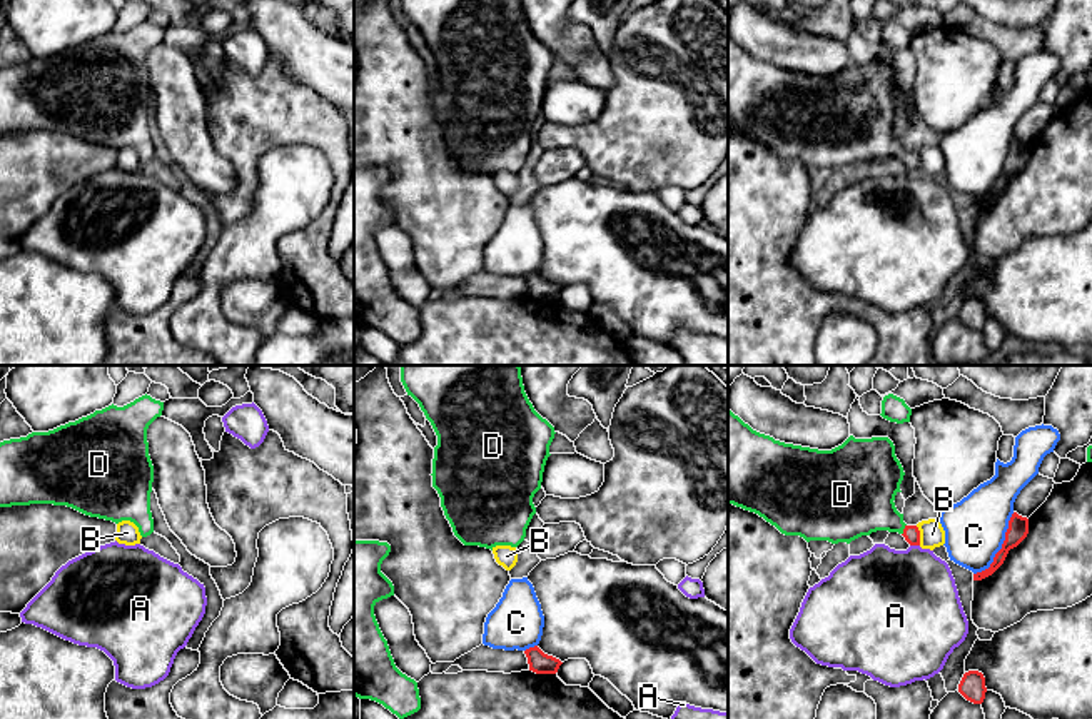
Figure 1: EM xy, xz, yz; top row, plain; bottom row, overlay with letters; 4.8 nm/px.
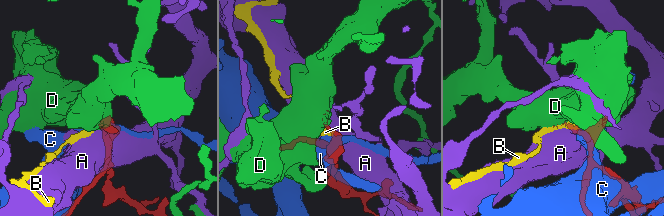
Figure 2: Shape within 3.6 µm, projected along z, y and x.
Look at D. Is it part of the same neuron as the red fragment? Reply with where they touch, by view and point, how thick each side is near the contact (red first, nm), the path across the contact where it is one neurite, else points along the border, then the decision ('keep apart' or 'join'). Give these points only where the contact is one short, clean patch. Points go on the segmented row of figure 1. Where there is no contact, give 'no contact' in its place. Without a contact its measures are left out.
meets red in yz at (904, 529); 80 nm thick on the red side, 320 nm on the other; runs through yz (910, 532), (904, 529), (860, 501); join

